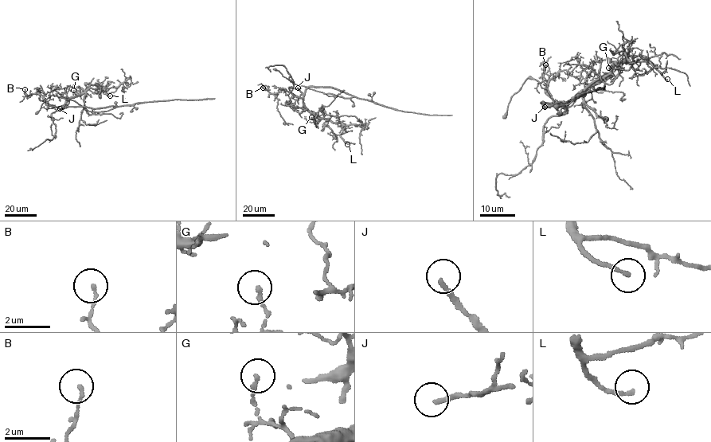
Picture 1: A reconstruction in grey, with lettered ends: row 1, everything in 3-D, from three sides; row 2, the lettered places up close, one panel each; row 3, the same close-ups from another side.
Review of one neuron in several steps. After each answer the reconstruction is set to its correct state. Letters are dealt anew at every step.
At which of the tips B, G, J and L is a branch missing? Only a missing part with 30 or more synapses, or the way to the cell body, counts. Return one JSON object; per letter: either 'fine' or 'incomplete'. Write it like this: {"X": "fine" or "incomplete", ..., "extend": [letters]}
{"B": "fine", "G": "fine", "J": "incomplete", "L": "fine", "extend": ["J"]}

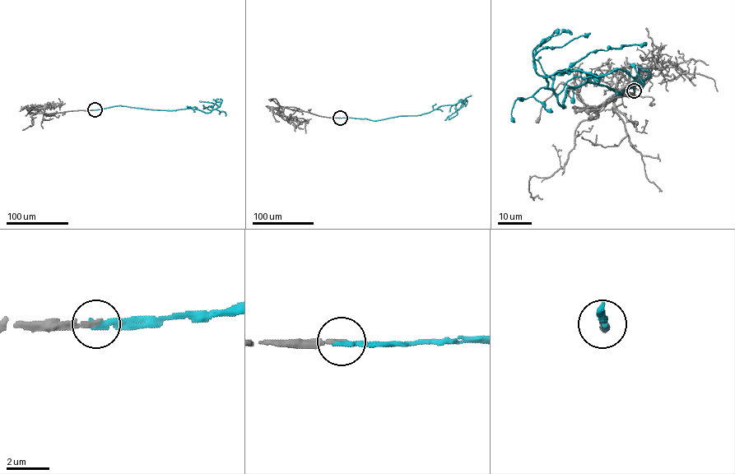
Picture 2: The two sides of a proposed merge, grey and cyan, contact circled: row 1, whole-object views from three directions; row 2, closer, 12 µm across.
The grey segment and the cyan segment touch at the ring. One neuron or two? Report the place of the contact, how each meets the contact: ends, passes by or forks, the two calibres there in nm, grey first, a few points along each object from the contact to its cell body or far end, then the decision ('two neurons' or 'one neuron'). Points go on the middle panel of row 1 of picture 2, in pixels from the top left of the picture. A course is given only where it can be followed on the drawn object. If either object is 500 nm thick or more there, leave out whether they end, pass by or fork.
(340, 118) | grey ends | cyan ends | 200/300 nm | grey via (340, 118), (321, 116), (285, 107), (283, 113), (286, 116), (304, 122), (305, 132) | cyan via (340, 118), (376, 120), (420, 115), (441, 106), (463, 102), (464, 104), (444, 120) | one neuron

